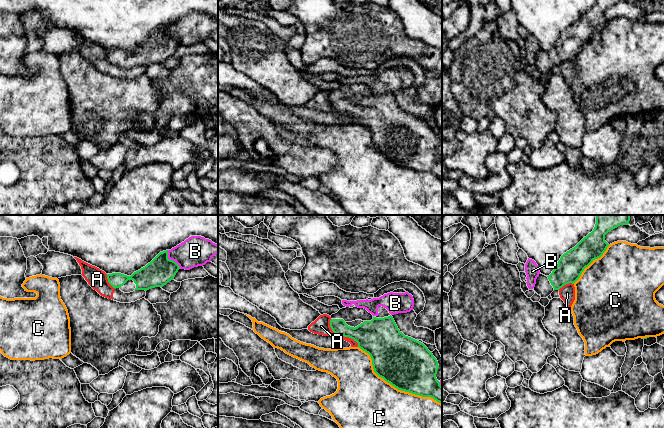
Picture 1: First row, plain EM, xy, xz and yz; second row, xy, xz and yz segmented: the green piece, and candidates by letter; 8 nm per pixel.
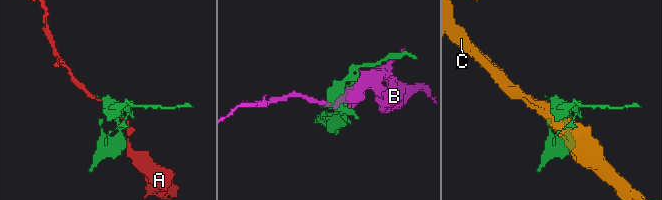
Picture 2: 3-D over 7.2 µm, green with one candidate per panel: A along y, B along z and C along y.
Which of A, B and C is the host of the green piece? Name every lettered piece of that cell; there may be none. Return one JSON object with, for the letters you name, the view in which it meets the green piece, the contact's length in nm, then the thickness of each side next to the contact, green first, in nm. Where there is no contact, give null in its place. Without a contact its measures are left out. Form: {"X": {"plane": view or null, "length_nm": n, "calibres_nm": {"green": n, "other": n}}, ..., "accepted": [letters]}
{"accepted": []}

